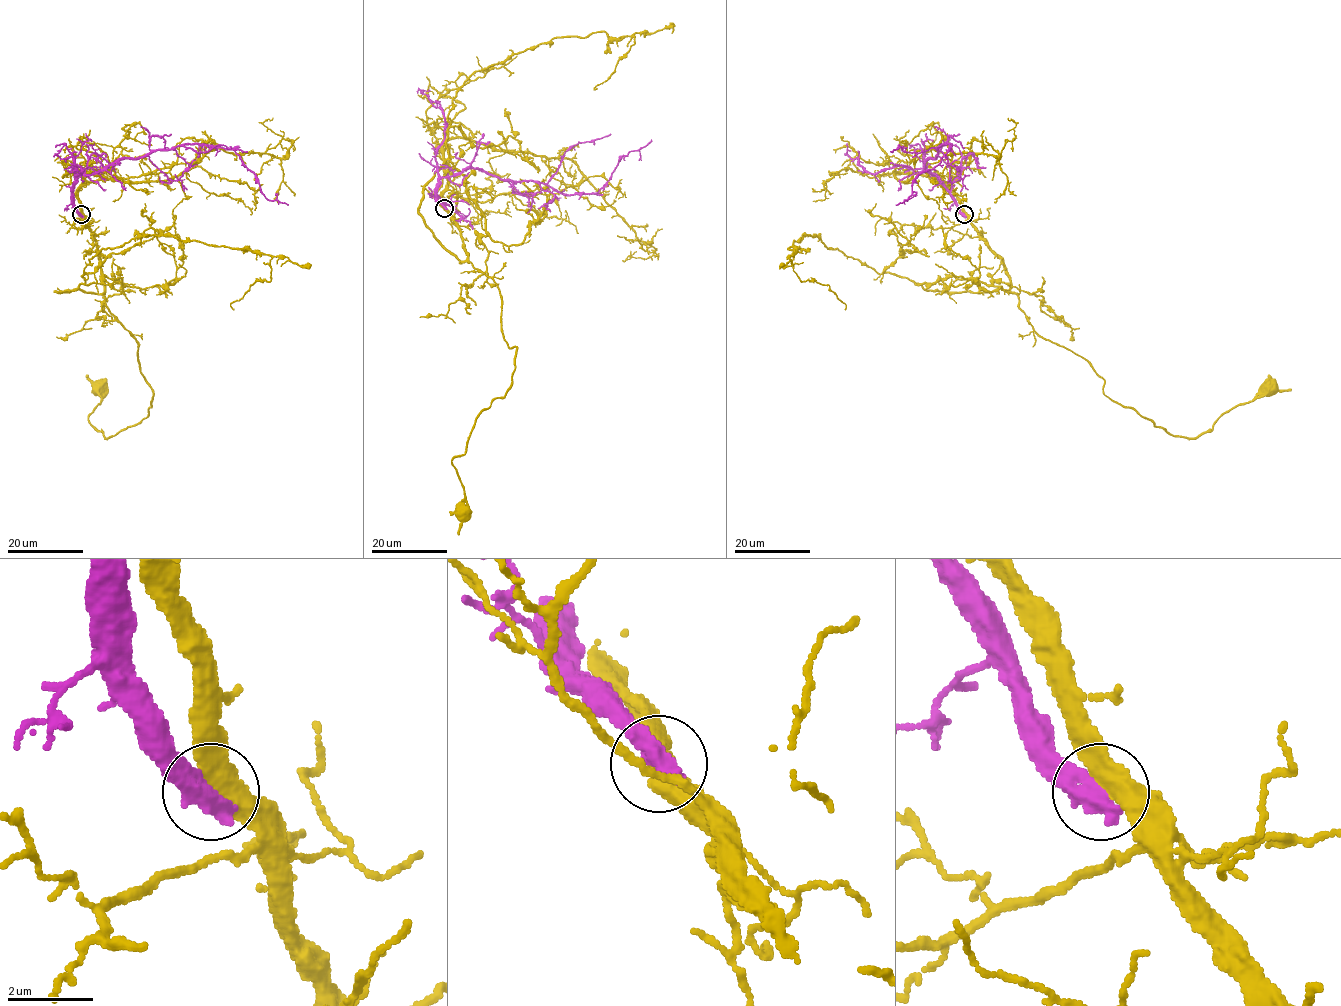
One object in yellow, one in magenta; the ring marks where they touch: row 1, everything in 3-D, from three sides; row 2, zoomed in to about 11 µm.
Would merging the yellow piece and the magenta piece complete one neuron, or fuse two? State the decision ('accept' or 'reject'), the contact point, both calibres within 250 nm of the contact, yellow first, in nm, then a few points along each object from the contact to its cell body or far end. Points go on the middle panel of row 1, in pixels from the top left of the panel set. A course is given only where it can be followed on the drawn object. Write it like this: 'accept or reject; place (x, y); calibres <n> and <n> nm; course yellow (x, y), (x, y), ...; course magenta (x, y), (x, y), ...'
reject; place (444, 208); calibres 480 and 550 nm; course yellow (444, 207), (468, 261), (495, 282), (503, 338), (516, 347), (508, 391), (479, 414), (452, 464), (466, 513); course magenta (444, 207), (437, 197), (438, 181), (467, 168), (546, 183), (568, 194), (596, 193), (623, 155), (651, 139)

